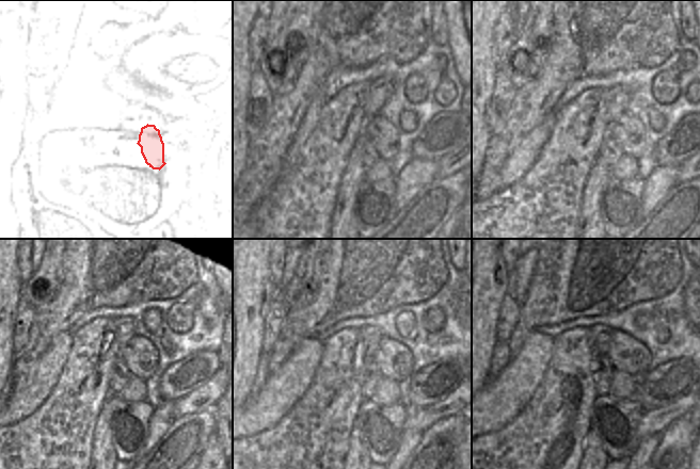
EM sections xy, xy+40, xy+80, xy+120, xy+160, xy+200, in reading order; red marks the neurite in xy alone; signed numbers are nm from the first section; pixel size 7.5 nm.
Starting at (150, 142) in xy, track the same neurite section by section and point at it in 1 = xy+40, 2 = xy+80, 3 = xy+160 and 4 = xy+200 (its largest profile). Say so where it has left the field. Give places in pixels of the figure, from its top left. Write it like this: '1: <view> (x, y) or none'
1: xy+40 (386, 138)
2: xy+80 (629, 131)
3: xy+160 (392, 355)
4: xy+200 (608, 341)

